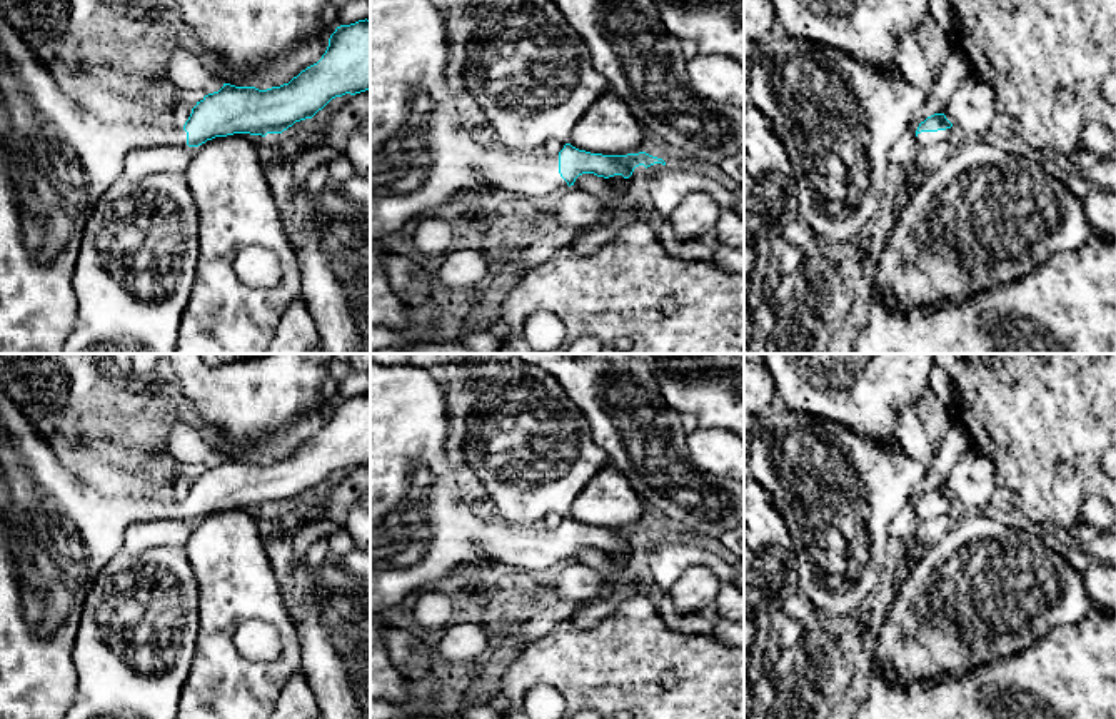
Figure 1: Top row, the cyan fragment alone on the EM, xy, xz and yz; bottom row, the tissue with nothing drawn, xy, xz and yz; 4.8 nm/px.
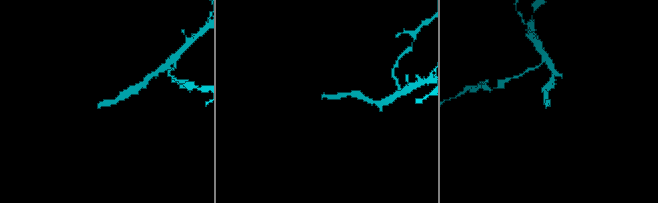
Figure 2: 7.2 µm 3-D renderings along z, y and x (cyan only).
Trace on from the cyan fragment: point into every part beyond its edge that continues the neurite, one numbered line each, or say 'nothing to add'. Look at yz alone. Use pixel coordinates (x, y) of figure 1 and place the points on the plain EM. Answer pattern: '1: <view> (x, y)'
1: yz (924, 512)

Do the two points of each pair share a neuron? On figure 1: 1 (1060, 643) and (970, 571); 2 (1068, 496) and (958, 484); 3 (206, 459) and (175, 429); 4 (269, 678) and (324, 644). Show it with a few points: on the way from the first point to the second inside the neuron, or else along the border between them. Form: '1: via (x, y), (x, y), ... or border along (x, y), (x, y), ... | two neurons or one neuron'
1: border along (1085, 614), (1073, 623), (1053, 628), (1016, 654) | two neurons
2: border along (981, 451), (993, 466), (993, 479), (998, 487) | two neurons
3: via (199, 452), (182, 436) | one neuron
4: border along (292, 621), (297, 631), (302, 668) | two neurons

